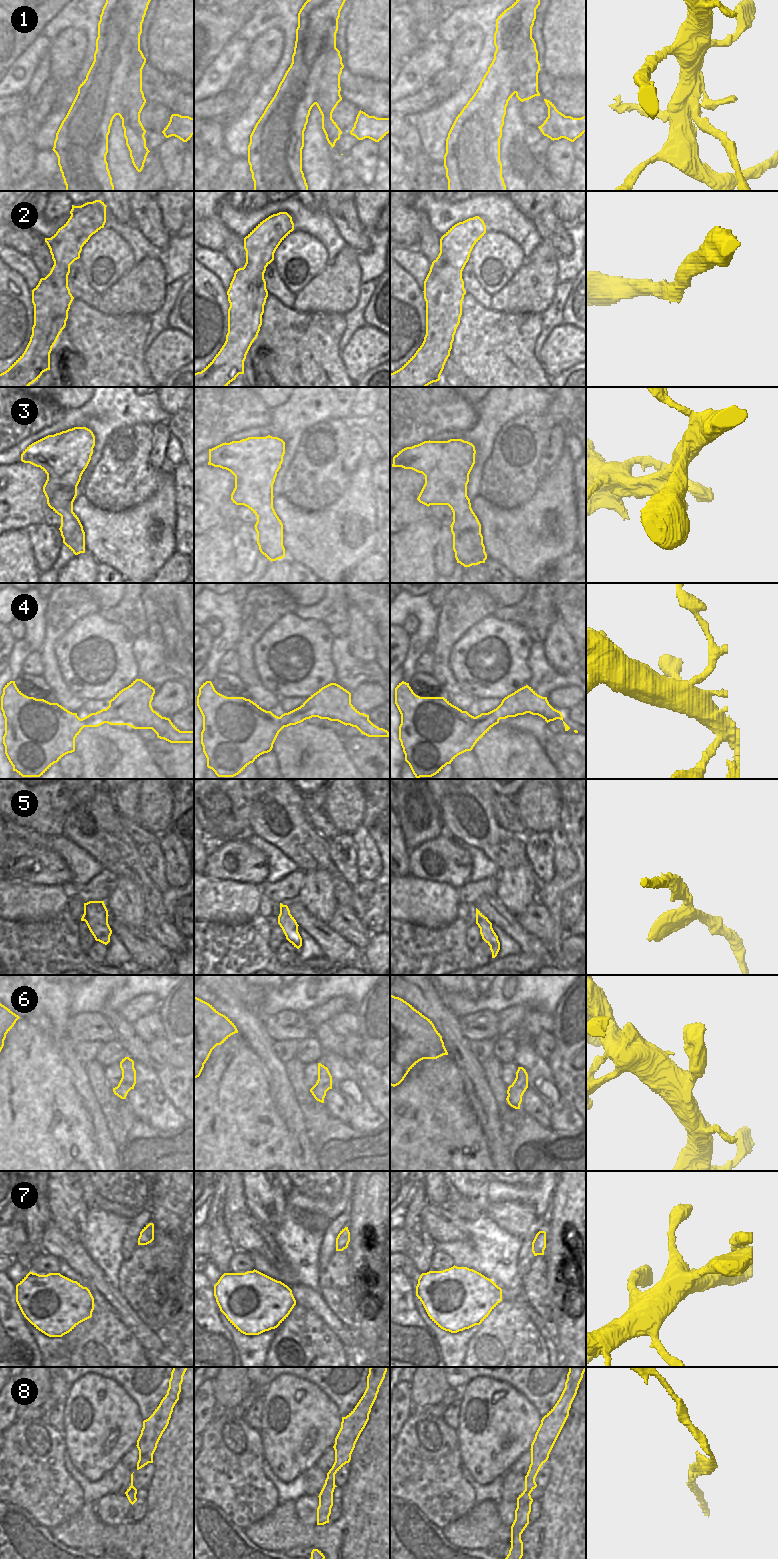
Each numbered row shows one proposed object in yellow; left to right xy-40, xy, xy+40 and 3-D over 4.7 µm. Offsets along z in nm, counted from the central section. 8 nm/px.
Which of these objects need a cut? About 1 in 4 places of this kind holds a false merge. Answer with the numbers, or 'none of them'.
1

